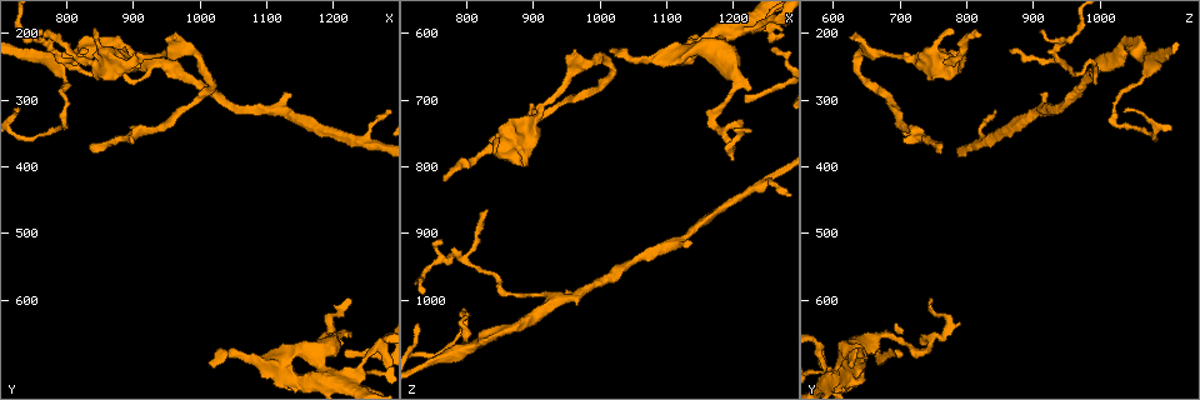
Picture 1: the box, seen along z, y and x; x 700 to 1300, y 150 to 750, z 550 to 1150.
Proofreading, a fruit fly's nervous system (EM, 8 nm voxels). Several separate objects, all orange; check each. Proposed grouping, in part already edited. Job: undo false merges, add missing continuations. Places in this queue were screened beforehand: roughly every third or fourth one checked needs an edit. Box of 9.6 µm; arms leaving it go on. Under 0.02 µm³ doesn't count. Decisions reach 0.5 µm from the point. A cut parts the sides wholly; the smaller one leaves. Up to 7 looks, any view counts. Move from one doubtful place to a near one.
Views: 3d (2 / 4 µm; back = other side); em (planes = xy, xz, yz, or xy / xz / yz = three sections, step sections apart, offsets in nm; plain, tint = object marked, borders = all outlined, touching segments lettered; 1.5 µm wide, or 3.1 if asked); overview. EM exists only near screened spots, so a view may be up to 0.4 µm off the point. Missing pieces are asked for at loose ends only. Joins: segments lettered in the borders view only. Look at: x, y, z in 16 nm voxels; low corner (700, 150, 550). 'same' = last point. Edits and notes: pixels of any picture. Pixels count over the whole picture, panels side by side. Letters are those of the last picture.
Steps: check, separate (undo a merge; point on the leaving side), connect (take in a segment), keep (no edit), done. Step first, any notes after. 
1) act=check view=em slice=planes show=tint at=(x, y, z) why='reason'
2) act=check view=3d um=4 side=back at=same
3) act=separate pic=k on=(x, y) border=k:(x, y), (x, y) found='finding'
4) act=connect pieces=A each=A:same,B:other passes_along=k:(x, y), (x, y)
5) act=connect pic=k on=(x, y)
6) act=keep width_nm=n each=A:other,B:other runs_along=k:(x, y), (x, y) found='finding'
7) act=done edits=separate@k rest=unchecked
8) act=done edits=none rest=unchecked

act=check view=em slice=xz step=4 show=borders at=(930, 245, 1005) why='sudden change in width'

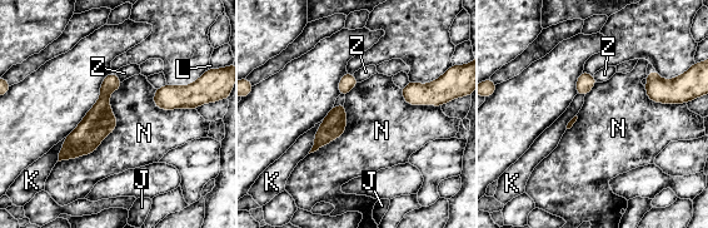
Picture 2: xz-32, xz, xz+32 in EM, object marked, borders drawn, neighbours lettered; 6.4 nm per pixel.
act=keep width_nm=50 each=J:other,K:other,L:other,N:other,Z:other border=2:(123, 82), (116, 127), (58, 162) found='one neuron here'

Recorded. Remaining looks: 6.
act=check view=em slice=planes show=plain at=(795, 340, 1030) why='sharp bend'

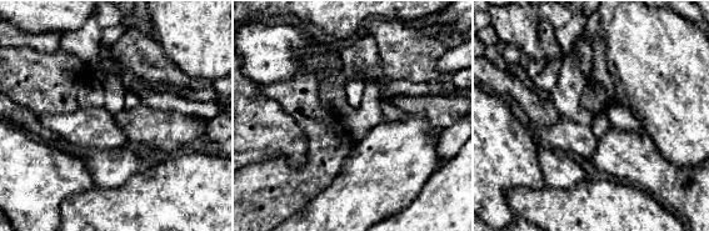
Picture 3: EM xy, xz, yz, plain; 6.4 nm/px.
act=check view=em slice=planes show=borders at=same

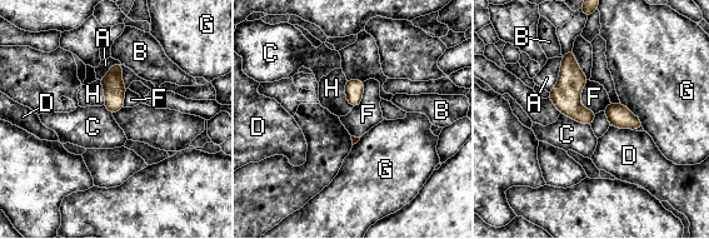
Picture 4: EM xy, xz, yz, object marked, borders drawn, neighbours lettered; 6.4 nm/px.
act=keep each=A:other,B:other,C:other,D:other,F:other,G:other,H:other border=4:(364, 81), (362, 101), (353, 108) found='one neuron here'

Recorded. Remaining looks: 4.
act=check view=em slice=yz step=4 show=borders at=(760, 205, 815) why='tapers out'

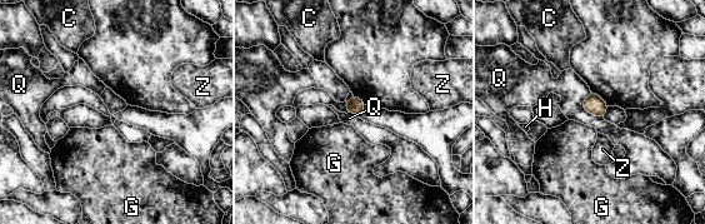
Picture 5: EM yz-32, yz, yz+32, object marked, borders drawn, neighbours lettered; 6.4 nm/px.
act=keep each=C:other,G:other,H:other,Q:other,Z:other border=5:(589, 91), (583, 106), (603, 118) found='none of them fits'

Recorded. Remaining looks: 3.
act=done edits=none rest=unchecked

